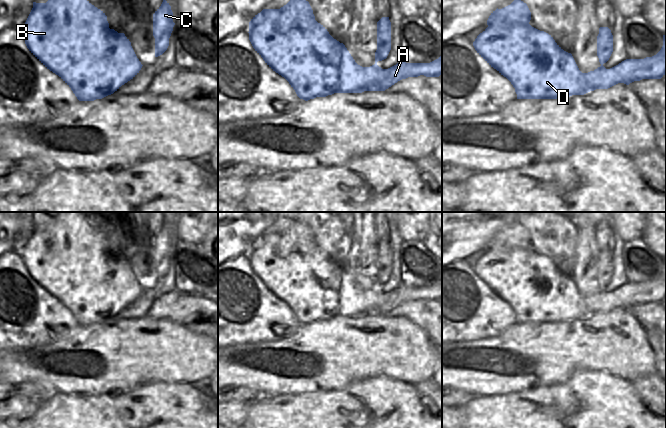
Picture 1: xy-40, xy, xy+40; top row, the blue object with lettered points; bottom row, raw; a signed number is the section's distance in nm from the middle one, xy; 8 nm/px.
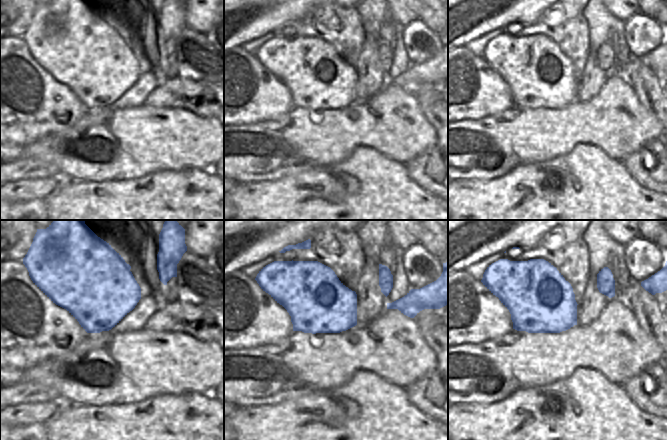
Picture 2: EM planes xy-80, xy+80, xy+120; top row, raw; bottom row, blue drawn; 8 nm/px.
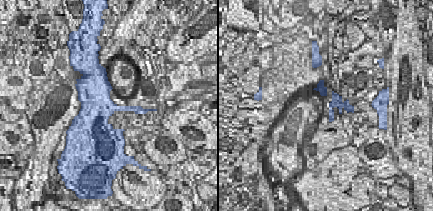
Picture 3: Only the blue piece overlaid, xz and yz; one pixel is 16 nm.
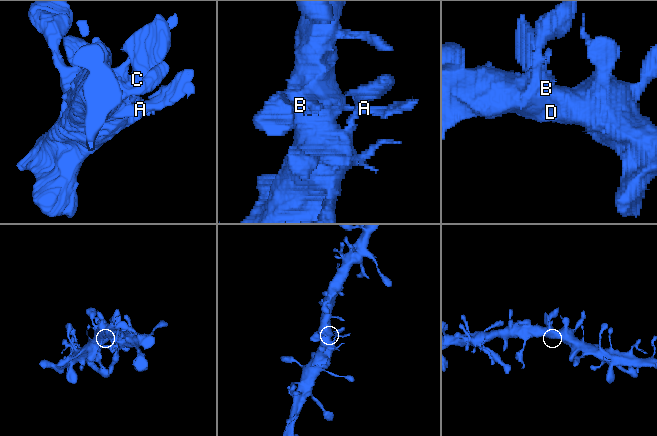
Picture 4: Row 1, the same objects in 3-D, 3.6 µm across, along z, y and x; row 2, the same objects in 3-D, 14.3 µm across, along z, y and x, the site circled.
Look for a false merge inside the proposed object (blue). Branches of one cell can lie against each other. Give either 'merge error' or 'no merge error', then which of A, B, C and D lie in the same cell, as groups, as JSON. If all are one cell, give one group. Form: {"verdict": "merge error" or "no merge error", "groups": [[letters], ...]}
{"verdict": "no merge error", "groups": [["A", "B", "C", "D"]]}

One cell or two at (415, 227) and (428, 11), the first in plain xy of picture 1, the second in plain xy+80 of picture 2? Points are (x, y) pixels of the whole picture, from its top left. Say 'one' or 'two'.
two

